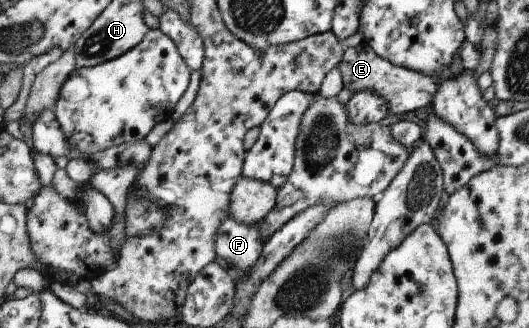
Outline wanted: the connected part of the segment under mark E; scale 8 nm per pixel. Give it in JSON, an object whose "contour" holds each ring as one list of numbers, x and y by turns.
{"contour":[[365,41,356,47,344,48,337,69,344,89,348,89,351,93,359,93,361,90,378,93,387,103,387,113,394,116,430,105,437,91,437,85,441,81,439,74,423,75,391,65,389,61,379,57]]}

